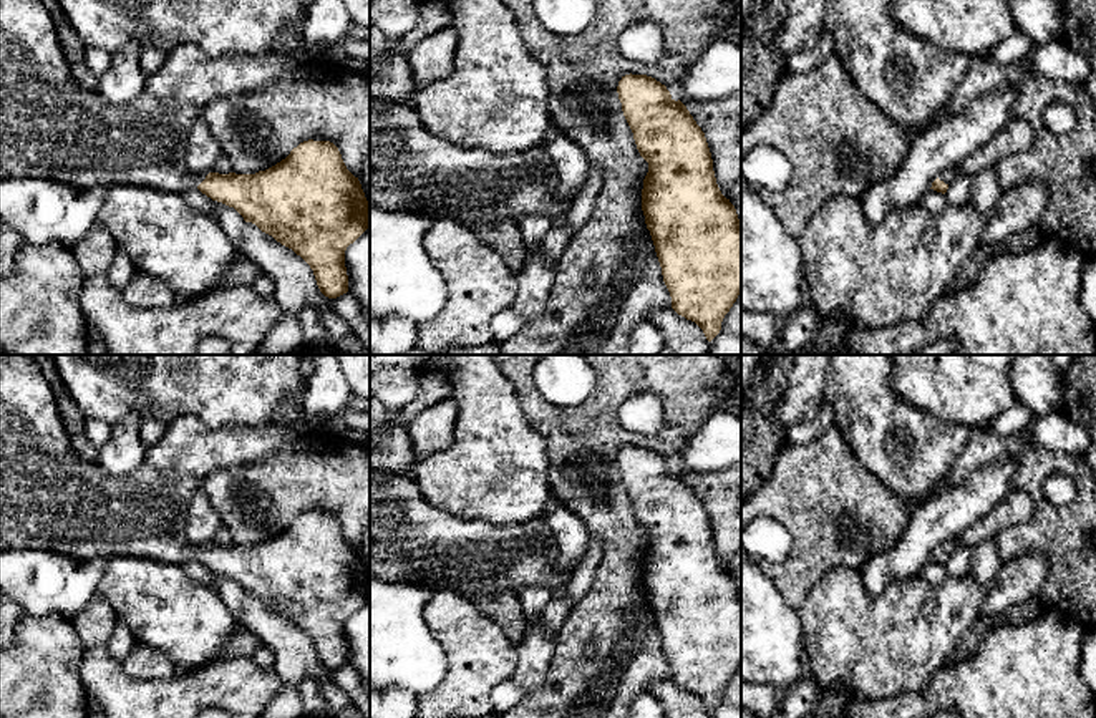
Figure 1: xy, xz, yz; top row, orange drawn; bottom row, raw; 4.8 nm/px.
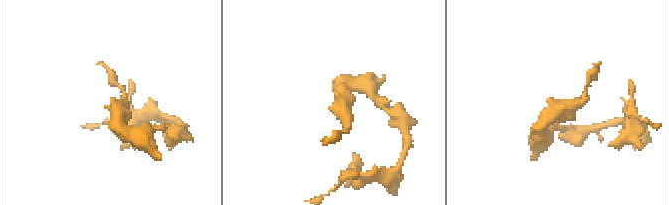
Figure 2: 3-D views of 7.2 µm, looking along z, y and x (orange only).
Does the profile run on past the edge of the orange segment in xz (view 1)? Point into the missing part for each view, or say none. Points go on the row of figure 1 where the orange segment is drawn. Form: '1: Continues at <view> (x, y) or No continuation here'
1: No continuation here

